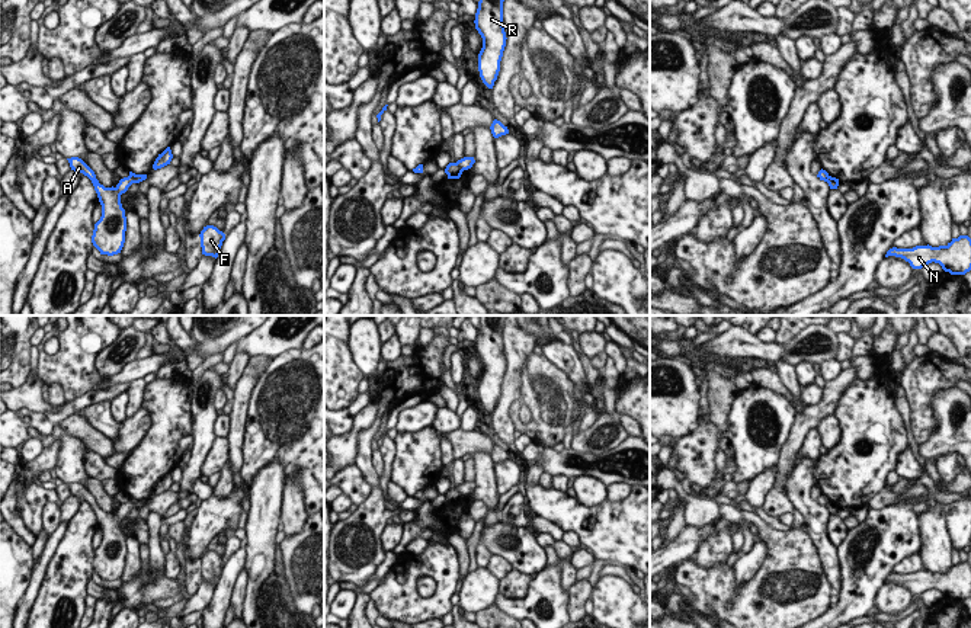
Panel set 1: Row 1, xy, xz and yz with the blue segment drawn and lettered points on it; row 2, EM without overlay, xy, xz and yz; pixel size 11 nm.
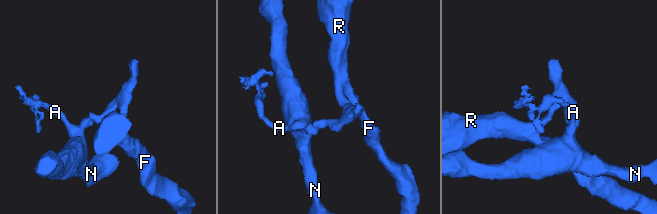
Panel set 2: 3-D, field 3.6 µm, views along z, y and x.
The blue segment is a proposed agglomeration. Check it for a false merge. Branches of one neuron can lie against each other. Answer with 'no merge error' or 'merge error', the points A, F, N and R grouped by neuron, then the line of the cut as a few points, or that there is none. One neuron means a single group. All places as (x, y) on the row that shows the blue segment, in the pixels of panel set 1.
merge error; A N / F R; cut in xz along (454, 163), (462, 170)

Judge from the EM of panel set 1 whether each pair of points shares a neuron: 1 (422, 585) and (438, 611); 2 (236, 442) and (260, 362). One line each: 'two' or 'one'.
1: two
2: one

